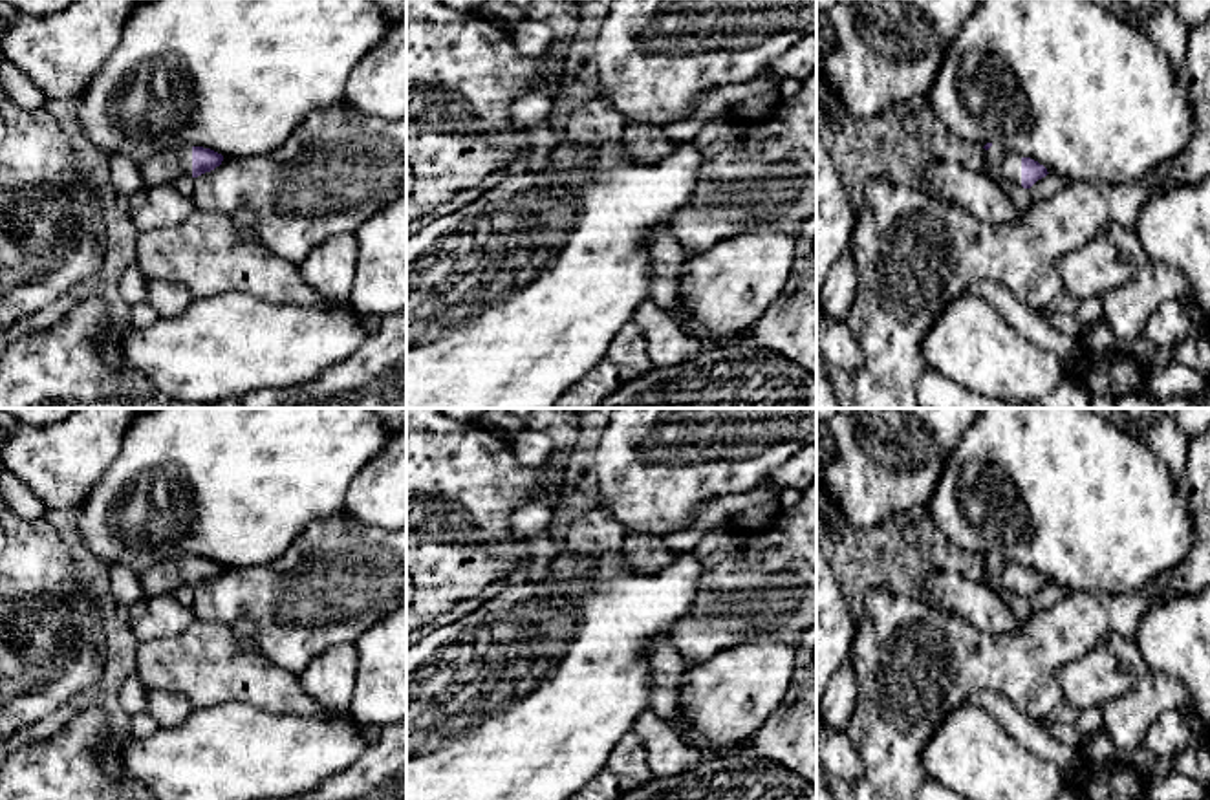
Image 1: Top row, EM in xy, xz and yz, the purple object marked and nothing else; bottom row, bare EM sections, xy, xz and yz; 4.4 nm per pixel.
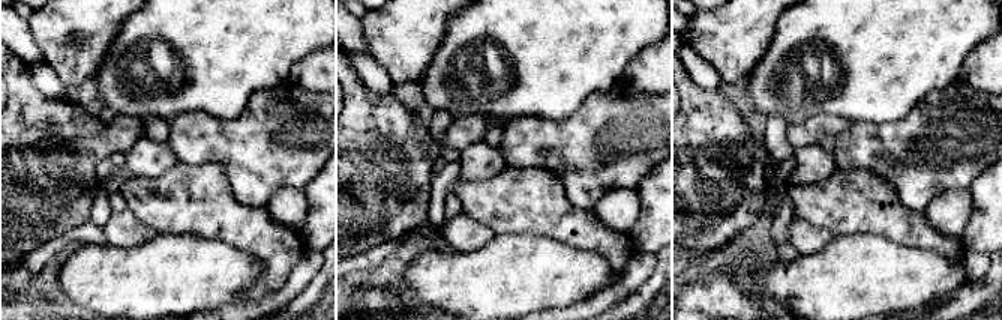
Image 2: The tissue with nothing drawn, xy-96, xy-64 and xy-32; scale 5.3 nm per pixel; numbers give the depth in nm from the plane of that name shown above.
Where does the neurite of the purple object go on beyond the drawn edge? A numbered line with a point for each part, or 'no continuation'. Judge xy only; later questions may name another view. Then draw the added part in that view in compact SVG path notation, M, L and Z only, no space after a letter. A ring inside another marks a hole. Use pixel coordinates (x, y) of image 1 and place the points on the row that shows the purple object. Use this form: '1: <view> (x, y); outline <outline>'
1: xy (169, 165); outline M174 145L139 165L145 187L176 183L181 176L192 174L192 146Z

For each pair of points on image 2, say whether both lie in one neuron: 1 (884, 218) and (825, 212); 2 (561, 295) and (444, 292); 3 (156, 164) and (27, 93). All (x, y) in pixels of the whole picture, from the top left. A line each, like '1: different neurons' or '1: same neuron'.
1: same neuron
2: same neuron
3: different neurons

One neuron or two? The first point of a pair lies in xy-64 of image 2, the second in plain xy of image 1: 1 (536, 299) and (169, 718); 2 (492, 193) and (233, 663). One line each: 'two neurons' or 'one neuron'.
1: two neurons
2: one neuron

